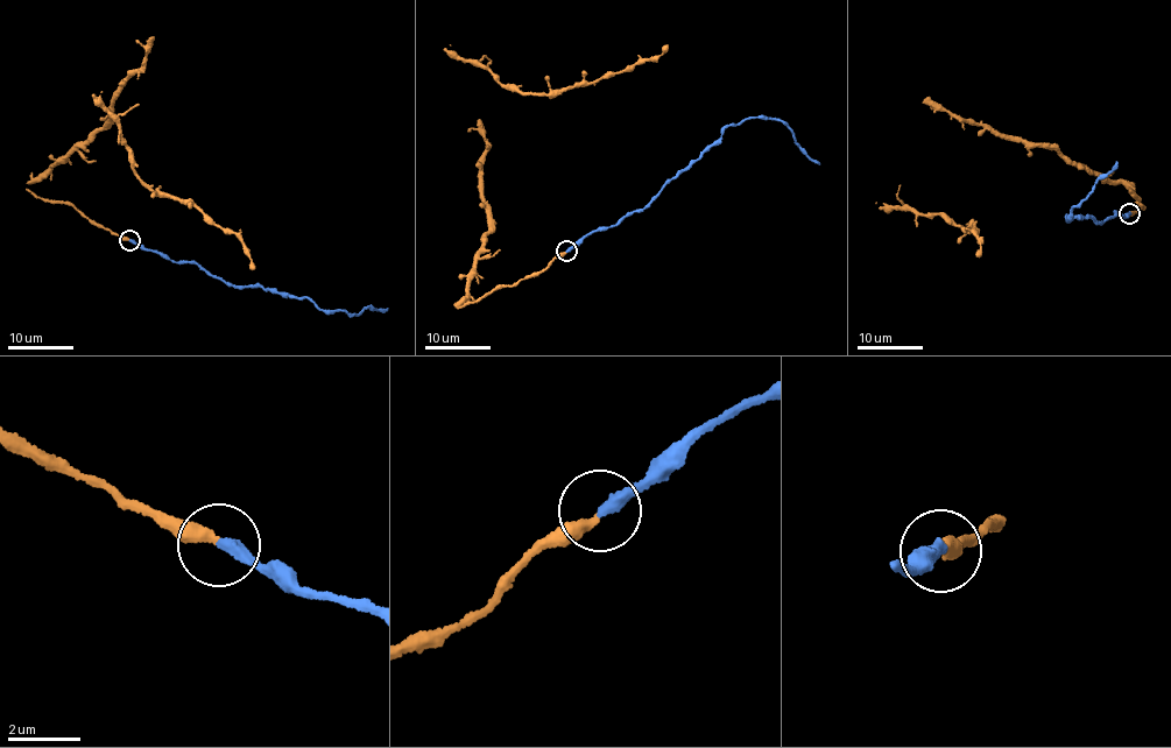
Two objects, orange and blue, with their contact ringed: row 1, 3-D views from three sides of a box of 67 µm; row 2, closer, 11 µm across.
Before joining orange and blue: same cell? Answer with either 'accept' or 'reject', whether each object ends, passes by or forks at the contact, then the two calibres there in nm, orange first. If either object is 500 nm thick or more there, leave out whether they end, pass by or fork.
accept | orange ends | blue ends | 320/320 nm

